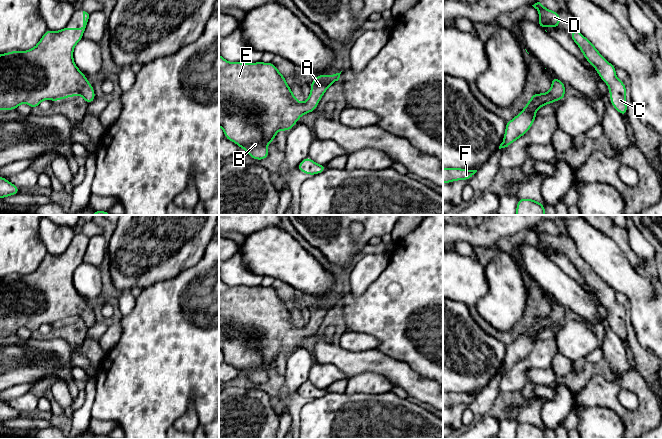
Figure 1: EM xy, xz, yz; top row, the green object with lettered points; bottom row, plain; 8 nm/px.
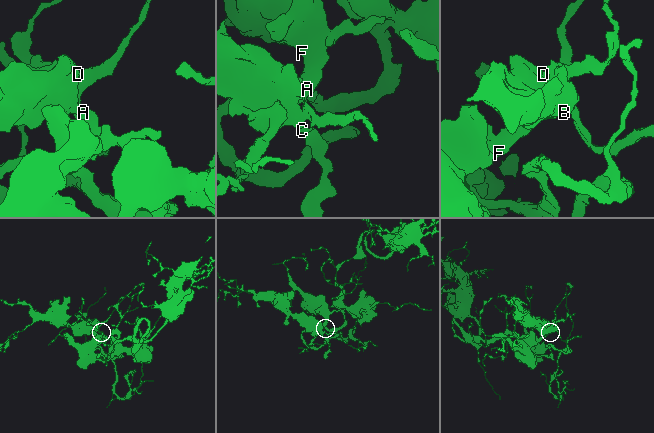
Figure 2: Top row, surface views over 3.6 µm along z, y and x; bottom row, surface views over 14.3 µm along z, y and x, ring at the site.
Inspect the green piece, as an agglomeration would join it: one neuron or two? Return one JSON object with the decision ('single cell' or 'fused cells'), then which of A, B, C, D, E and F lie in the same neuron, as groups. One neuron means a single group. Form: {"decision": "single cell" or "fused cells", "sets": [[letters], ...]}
{"decision": "single cell", "sets": [["A", "B", "C", "D", "E", "F"]]}

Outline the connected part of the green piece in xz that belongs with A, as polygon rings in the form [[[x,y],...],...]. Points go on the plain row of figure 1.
[[[219,278],[219,350],[227,364],[247,374],[251,382],[264,384],[269,379],[267,368],[274,366],[278,355],[288,356],[303,338],[315,335],[328,311],[339,304],[340,298],[317,299],[311,306],[308,324],[300,326],[272,286],[232,287]]]

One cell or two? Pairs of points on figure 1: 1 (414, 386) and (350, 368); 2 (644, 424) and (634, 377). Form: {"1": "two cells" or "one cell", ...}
{"1": "one cell", "2": "one cell"}

